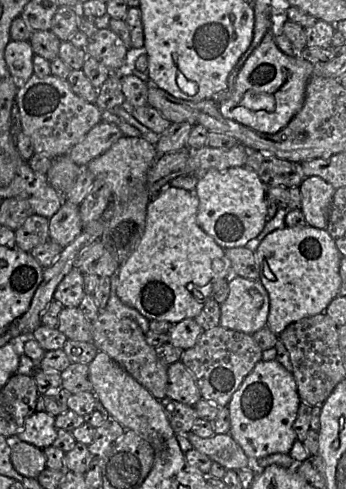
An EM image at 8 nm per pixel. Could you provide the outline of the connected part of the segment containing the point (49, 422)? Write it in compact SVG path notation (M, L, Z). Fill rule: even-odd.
M35 411L25 421L23 430L16 438L44 449L52 446L57 437L55 416L45 411Z

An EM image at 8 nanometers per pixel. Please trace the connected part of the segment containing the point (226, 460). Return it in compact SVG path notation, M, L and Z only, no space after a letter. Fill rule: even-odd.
M189 431L186 437L194 449L207 455L213 462L219 463L227 470L239 471L249 465L249 457L229 433L201 438Z

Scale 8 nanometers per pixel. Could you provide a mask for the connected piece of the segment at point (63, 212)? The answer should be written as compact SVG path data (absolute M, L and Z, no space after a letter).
M64 202L49 222L50 239L62 248L73 242L83 229L79 206L70 202Z

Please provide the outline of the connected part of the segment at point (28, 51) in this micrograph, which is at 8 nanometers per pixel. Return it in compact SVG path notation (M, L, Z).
M13 40L5 47L4 54L9 73L20 89L34 74L33 58L36 54L29 41Z

